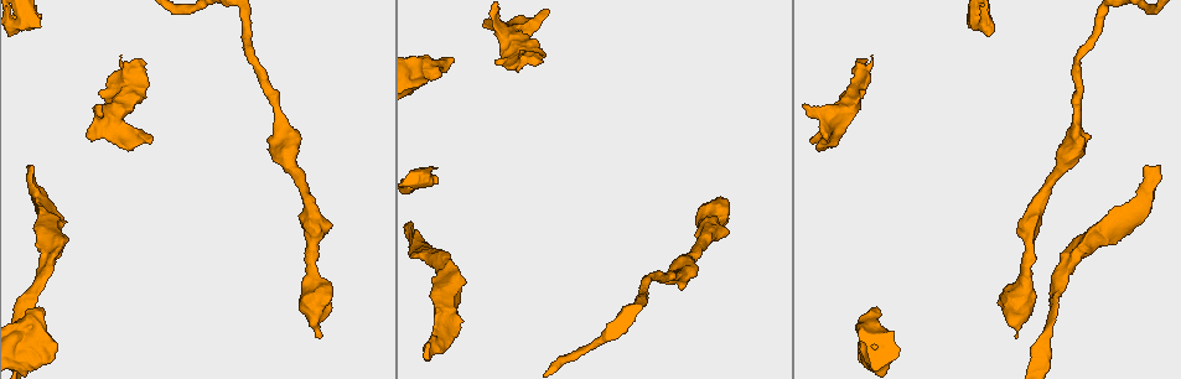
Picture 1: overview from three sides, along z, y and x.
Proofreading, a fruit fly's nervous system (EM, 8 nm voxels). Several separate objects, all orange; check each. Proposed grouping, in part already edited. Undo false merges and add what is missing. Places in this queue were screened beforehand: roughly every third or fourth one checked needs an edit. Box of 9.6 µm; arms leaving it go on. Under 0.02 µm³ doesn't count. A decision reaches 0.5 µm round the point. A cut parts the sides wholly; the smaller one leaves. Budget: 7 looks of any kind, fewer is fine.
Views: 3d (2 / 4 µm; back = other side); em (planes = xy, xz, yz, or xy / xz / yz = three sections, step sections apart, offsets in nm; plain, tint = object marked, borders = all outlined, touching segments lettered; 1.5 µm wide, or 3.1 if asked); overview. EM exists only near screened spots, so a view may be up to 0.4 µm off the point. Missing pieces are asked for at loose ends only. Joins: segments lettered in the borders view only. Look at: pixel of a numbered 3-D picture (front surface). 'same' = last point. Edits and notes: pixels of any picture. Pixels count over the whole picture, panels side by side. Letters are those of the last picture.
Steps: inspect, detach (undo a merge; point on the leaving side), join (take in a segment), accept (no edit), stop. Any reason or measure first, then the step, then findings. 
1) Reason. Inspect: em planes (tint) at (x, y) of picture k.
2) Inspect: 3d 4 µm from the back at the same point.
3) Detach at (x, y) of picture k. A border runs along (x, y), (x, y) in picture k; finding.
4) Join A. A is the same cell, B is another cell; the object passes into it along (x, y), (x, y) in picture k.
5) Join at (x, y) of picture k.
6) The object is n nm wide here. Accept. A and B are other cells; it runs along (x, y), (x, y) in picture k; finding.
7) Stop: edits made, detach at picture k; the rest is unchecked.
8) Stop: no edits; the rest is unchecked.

Branch stops here. Inspect: em yz step 4 (borders) at (139, 61) of picture 1.

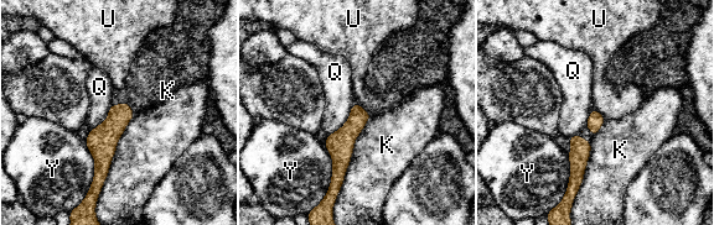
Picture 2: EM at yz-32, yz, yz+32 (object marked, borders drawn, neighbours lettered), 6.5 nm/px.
The longest contact is with K, 650 nm. Accept. K, Q, U and Y are other cells; a border runs along (127, 101), (134, 116), (98, 195) in picture 2; no lettered segment goes on from it.

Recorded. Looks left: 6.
Free end. Inspect: 3d 4 µm at (32, 165) of picture 1.

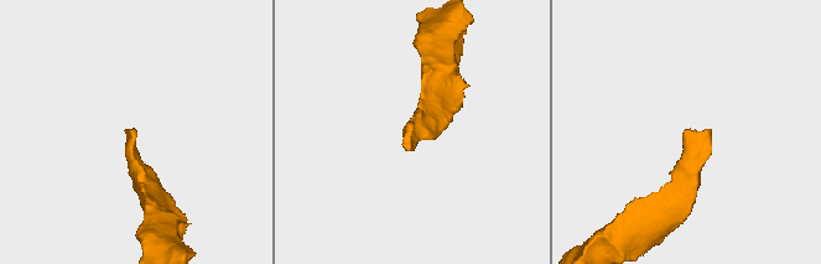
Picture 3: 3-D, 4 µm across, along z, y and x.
Shape alone is not enough. Inspect: em planes (borders) at (410, 125) of picture 3.

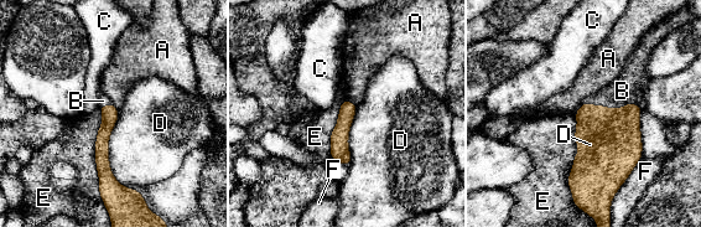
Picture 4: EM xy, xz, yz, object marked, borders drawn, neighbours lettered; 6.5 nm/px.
Join at (622, 91) of picture 4. B is the same cell, A, C, D, E and F are other cells; the object passes into it along (616, 133), (608, 108), (622, 91) in picture 4; the neuron continues.

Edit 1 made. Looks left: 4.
Thin end. Inspect: 3d 4 µm at (318, 338) of picture 1.

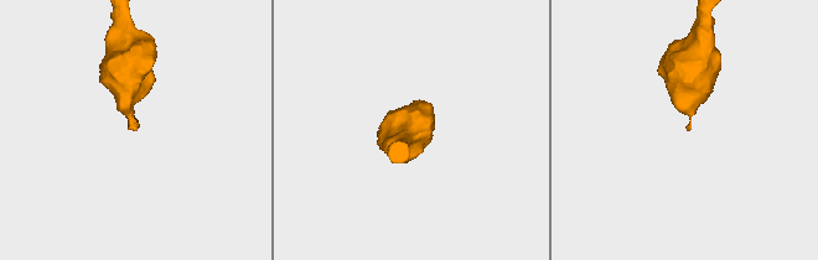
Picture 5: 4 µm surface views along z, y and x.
Shape alone is not enough. Inspect: em planes (borders) at (689, 130) of picture 5.

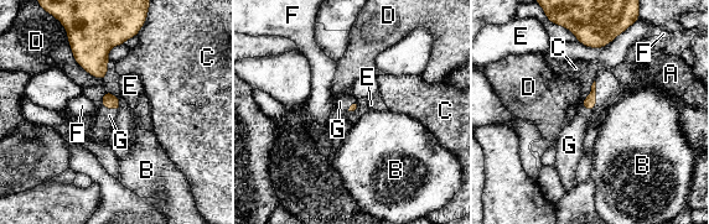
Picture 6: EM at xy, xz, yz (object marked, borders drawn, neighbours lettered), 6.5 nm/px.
Join at (105, 116) of picture 6. G is the same cell, A, B, C, D, E and F are other cells; the object passes into it along (109, 100), (109, 108), (105, 116) in picture 6; it goes on there.

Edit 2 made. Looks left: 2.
Stop: edits made, join at picture 4, join at picture 6; the rest is unchecked.

